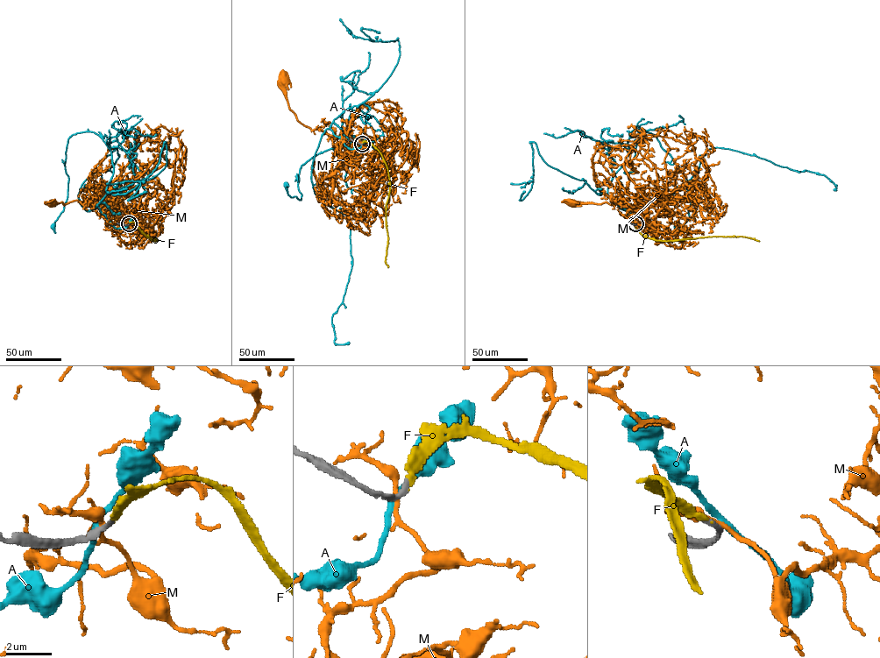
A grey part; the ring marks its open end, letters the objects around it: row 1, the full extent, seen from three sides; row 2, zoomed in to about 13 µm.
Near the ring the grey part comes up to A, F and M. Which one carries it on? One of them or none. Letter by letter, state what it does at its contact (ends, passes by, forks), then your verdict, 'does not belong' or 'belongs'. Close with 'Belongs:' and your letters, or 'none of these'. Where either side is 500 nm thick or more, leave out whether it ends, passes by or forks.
A: it passes by; does not belong
F: it ends; belongs
M: it passes by; does not belong
Belongs: F

